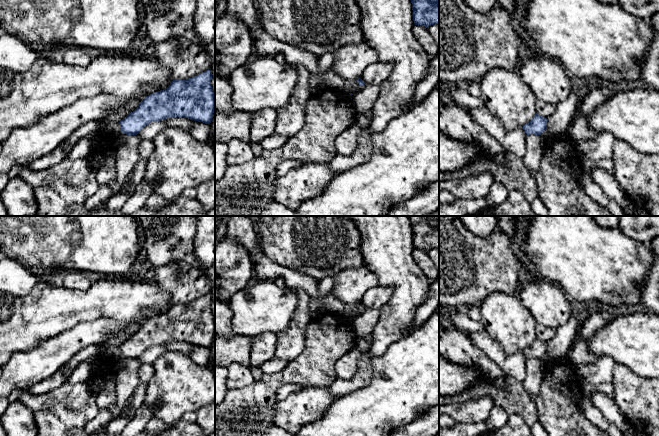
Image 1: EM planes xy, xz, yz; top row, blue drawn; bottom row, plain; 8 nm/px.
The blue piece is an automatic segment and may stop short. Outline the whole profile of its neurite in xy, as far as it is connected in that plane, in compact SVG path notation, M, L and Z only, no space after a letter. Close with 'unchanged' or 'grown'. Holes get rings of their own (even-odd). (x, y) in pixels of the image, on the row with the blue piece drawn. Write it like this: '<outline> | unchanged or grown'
M206 70L186 80L173 80L166 89L150 94L119 122L122 134L137 135L149 123L169 117L210 124L215 111L211 79L211 71Z | unchanged

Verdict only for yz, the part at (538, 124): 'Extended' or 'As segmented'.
As segmented

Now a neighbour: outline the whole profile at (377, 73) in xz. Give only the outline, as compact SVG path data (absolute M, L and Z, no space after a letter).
M376 62L367 67L361 79L366 85L382 84L390 75L393 65L391 63Z

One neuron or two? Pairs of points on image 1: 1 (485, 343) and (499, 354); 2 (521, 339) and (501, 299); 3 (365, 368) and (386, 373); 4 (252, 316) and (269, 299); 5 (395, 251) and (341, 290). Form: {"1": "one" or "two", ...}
{"1": "one", "2": "one", "3": "two", "4": "one", "5": "two"}

